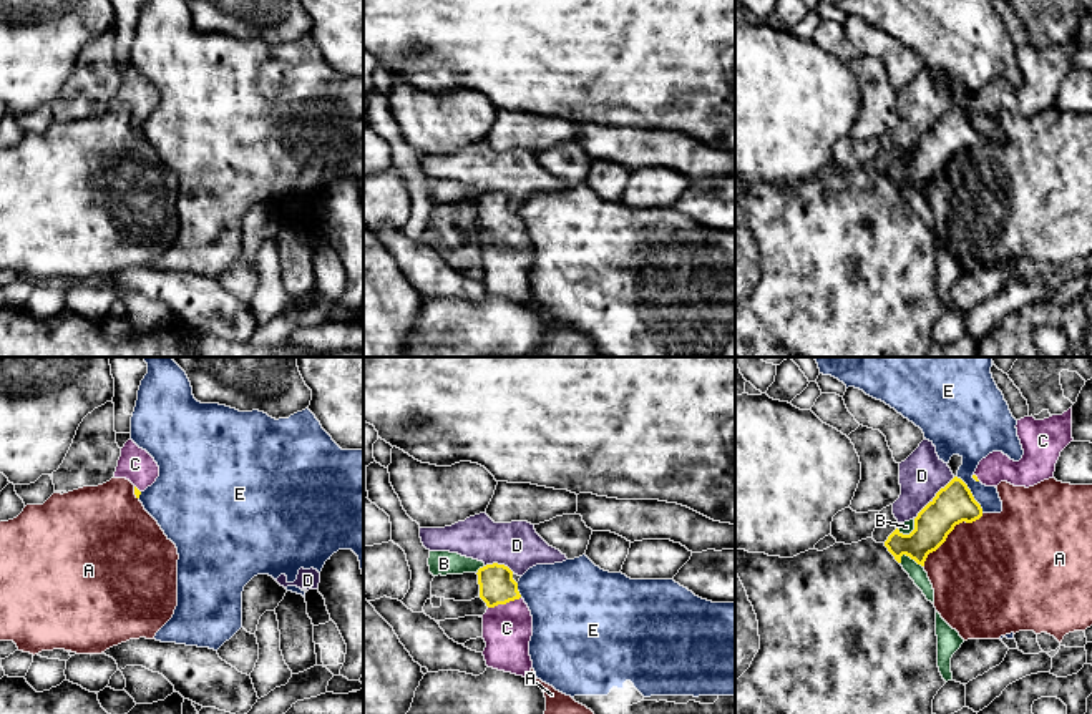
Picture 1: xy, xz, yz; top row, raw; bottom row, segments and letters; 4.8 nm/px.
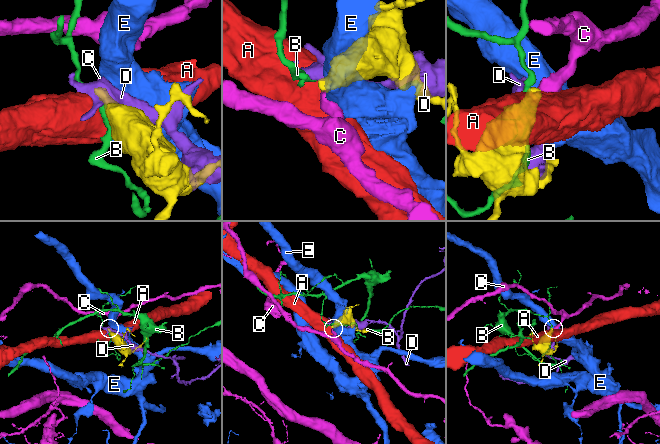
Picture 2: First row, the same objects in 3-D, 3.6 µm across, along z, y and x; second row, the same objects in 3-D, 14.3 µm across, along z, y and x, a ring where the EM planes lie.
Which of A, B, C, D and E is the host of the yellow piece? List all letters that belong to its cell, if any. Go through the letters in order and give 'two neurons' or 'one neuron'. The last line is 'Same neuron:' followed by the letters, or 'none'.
A: two neurons
B: two neurons
C: one neuron
D: two neurons
E: two neurons
Same neuron: C

